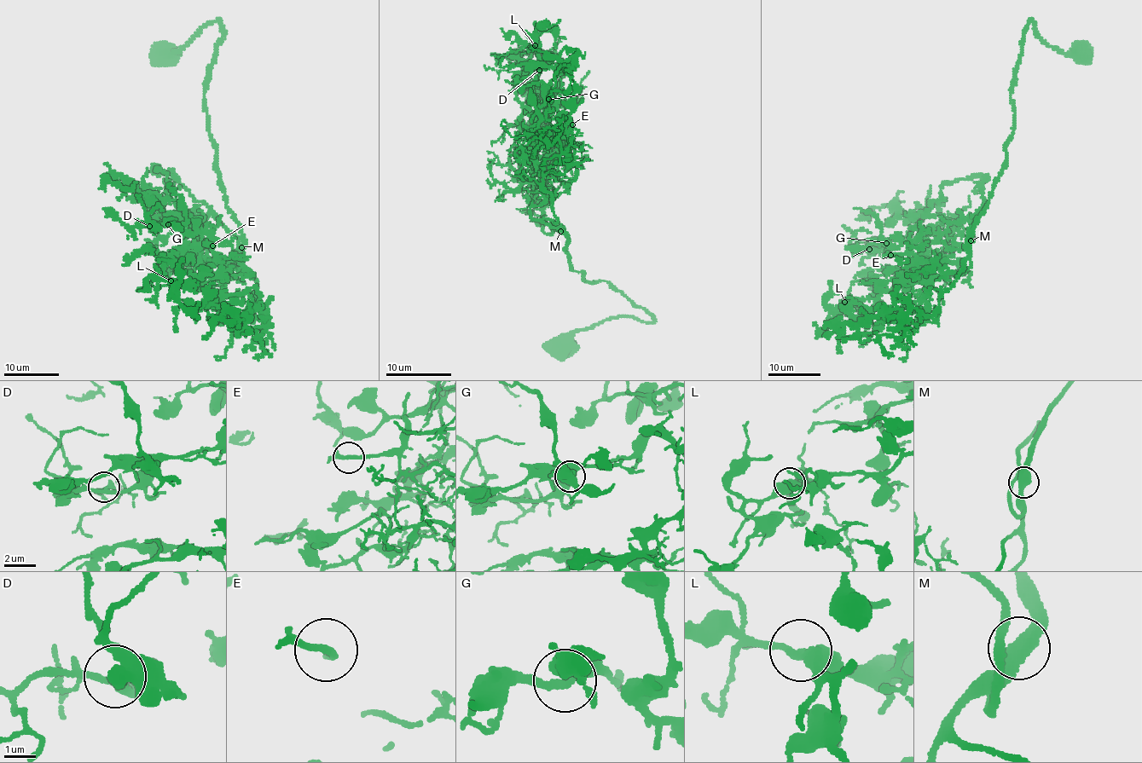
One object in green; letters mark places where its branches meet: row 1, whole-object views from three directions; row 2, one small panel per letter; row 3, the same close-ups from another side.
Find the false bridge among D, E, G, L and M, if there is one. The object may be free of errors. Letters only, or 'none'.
none

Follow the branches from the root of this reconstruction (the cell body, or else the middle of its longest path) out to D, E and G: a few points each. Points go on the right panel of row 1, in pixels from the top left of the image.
D: (1080, 51), (1059, 51), (1028, 23), (1005, 166), (970, 239), (979, 211), (942, 233), (913, 227), (869, 249)
E: (1080, 51), (1059, 51), (1028, 23), (1005, 166), (966, 269), (930, 278), (920, 258), (890, 256)
G: (1080, 51), (1059, 51), (1028, 21), (1005, 166), (973, 234), (979, 211), (942, 233), (913, 227), (886, 243)

